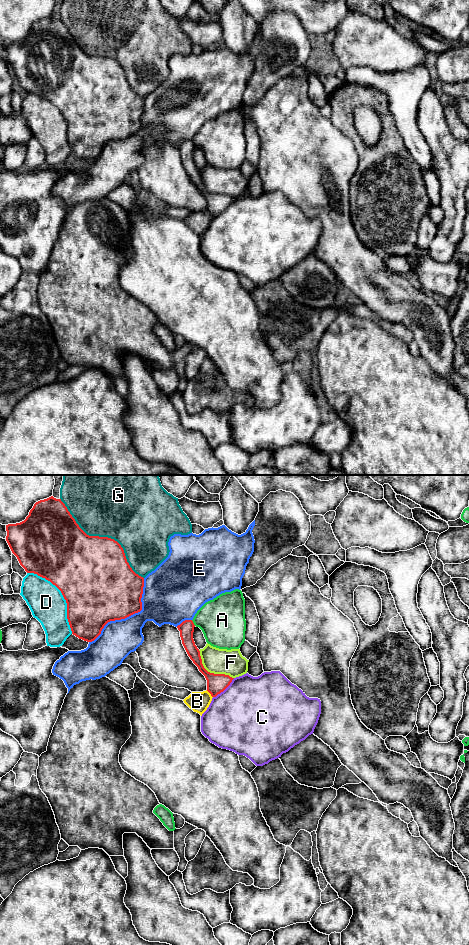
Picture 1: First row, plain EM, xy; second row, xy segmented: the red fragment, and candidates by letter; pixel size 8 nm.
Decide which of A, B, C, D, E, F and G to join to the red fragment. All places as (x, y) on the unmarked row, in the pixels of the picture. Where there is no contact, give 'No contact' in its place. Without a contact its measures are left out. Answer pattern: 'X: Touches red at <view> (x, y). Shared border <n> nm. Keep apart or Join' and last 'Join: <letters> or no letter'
A: Touches red at xy (193, 143). Shared border 60 nm. Keep apart
B: Touches red at xy (210, 213). Shared border 80 nm. Keep apart
C: Touches red at xy (224, 209). Shared border 240 nm. Keep apart
D: Touches red at xy (63, 116). Shared border 600 nm. Keep apart
E: Touches red at xy (129, 135). Shared border 700 nm. Keep apart
F: Touches red at xy (209, 192). Shared border 360 nm. Keep apart
G: Touches red at xy (103, 57). Shared border 950 nm. Keep apart
Join: no letter

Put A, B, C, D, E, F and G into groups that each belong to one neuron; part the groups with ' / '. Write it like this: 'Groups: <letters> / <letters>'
Groups: A / B / C / D / E / F / G

